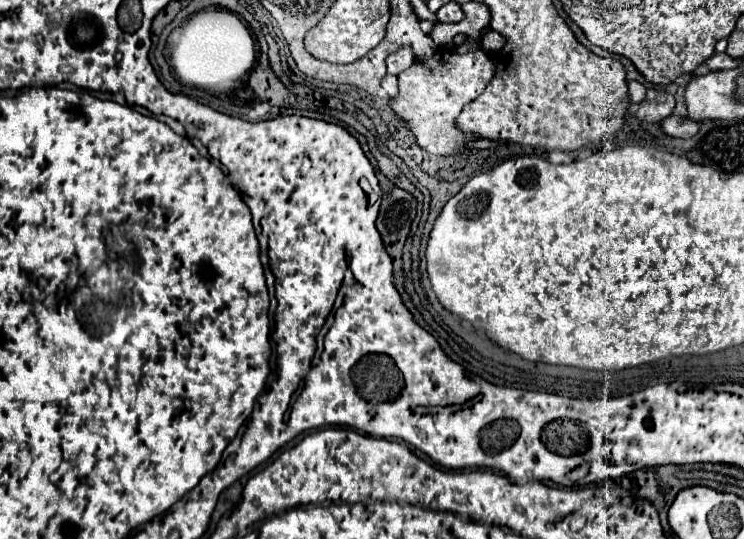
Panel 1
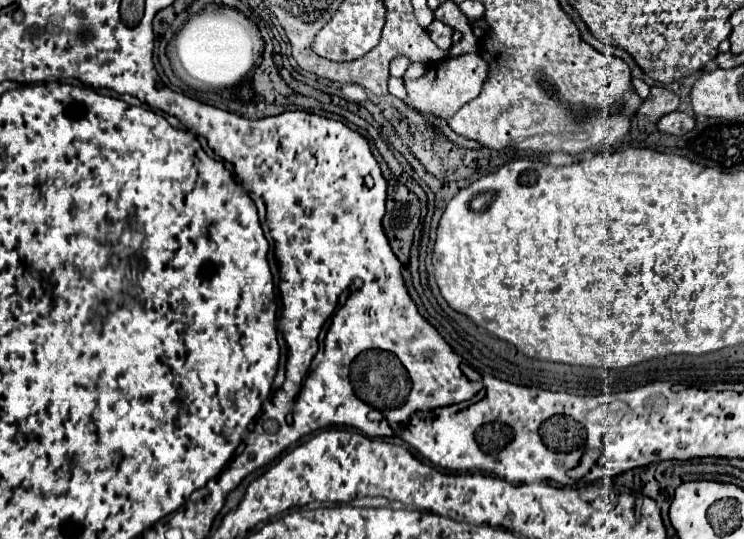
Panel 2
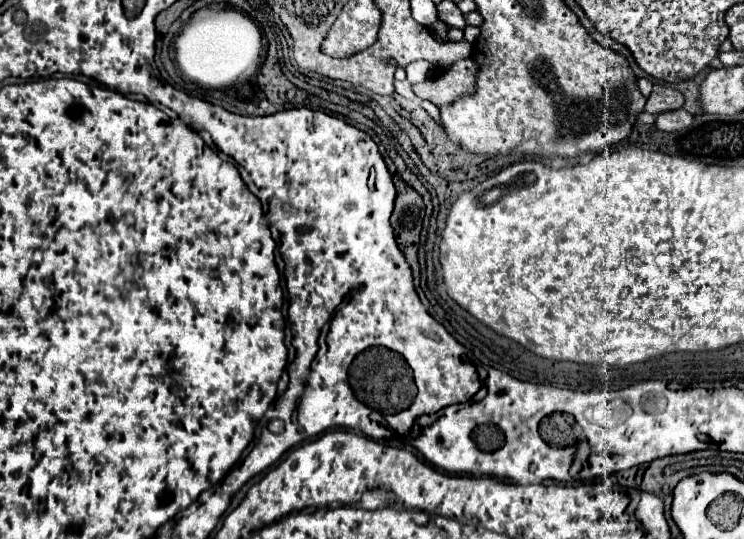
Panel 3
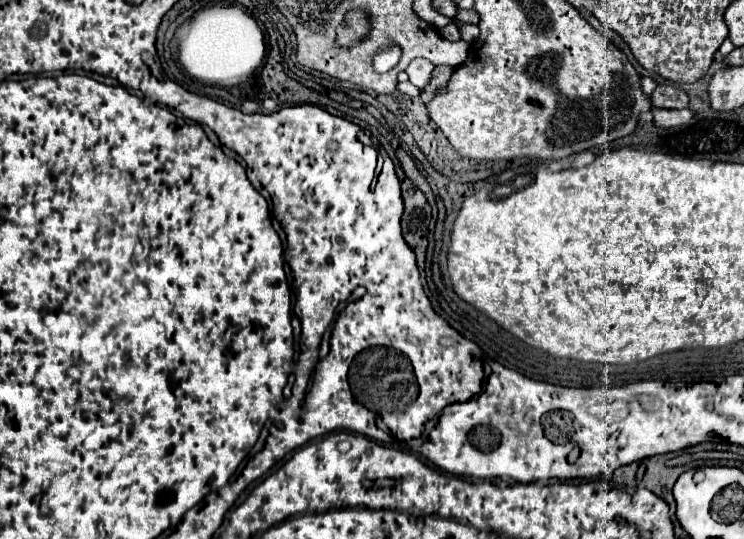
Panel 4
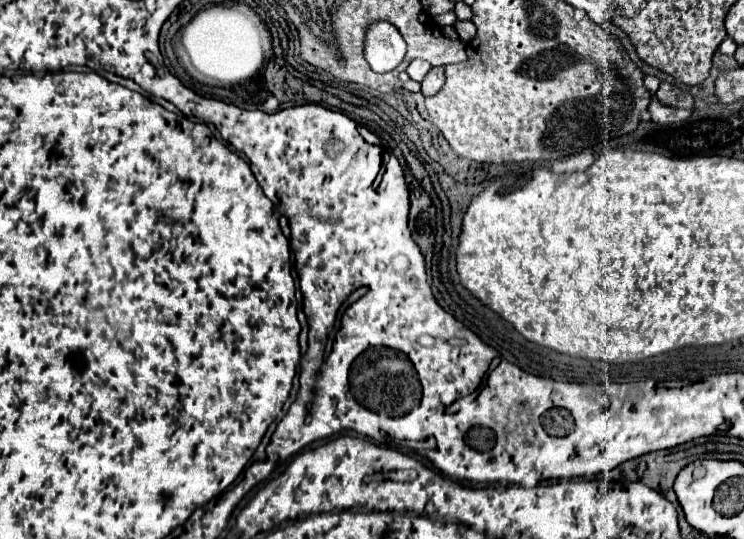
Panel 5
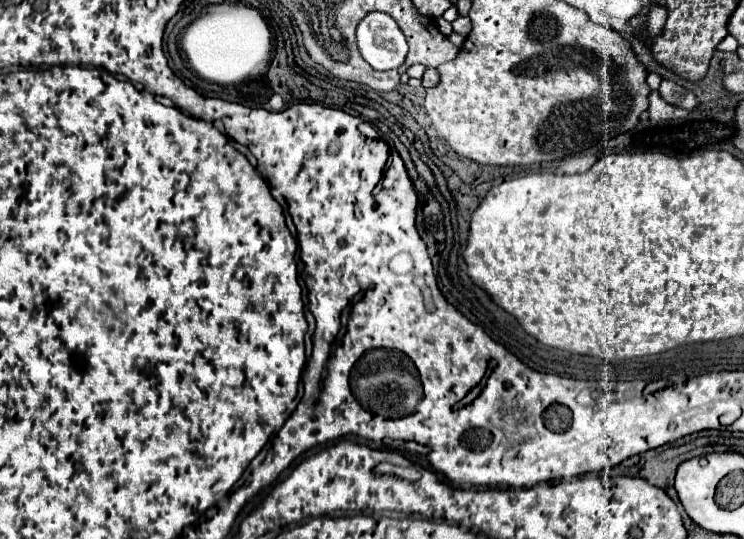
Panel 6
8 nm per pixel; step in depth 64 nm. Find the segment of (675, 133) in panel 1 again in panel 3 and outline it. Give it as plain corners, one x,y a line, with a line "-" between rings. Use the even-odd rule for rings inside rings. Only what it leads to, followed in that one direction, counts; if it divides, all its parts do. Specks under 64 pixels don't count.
684,108
676,110
676,112
666,112
656,116
656,128
662,132
678,132
684,130
692,124
692,114
688,114

